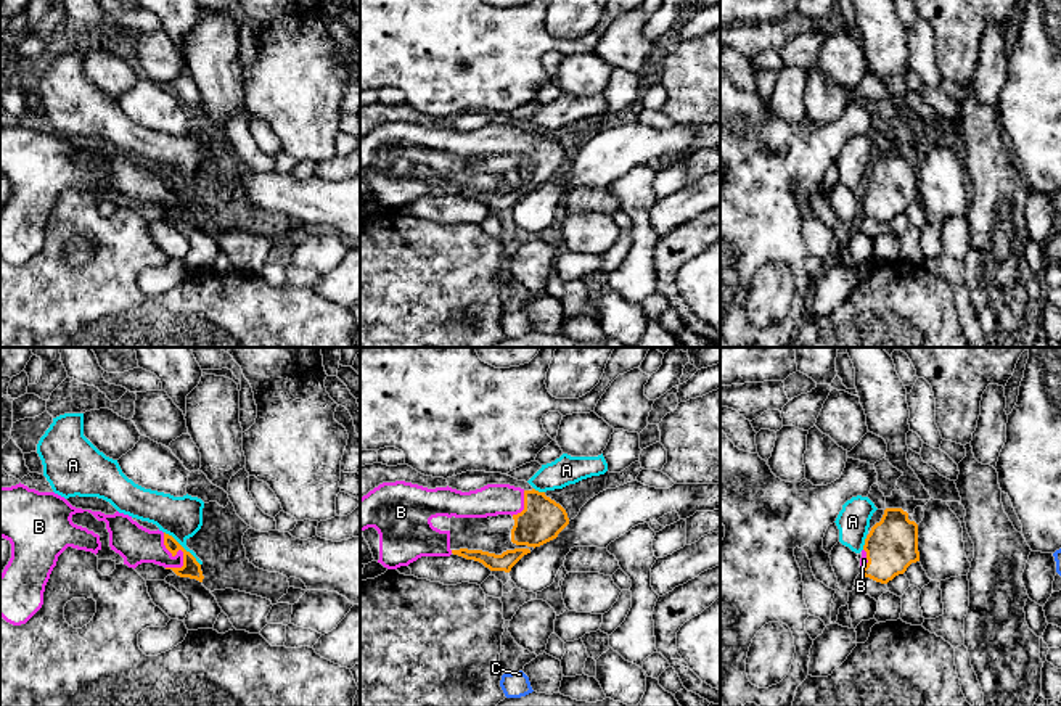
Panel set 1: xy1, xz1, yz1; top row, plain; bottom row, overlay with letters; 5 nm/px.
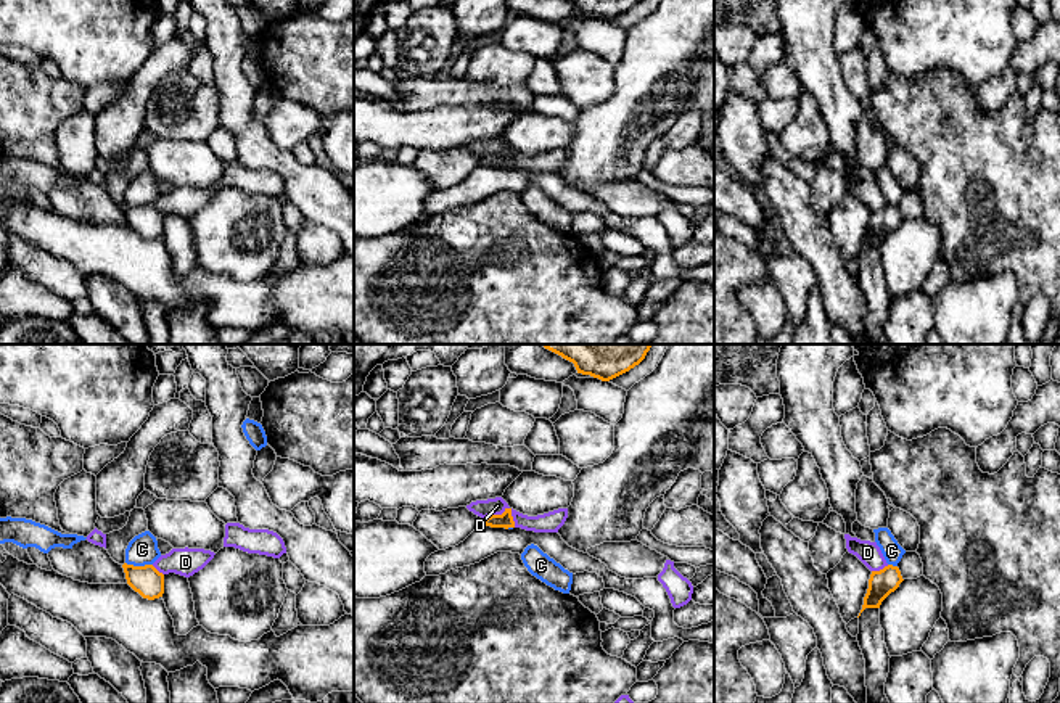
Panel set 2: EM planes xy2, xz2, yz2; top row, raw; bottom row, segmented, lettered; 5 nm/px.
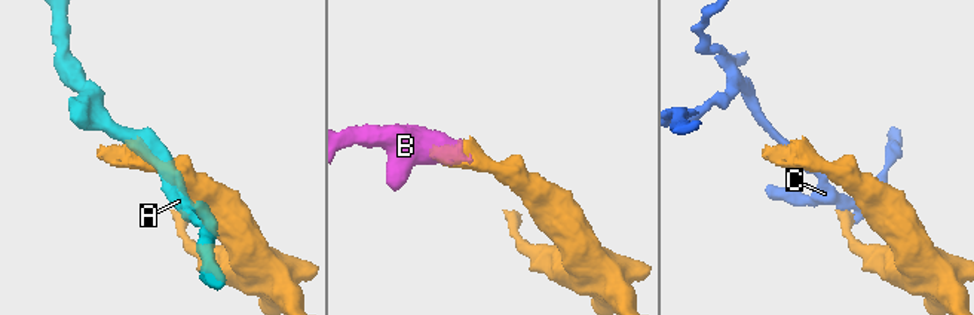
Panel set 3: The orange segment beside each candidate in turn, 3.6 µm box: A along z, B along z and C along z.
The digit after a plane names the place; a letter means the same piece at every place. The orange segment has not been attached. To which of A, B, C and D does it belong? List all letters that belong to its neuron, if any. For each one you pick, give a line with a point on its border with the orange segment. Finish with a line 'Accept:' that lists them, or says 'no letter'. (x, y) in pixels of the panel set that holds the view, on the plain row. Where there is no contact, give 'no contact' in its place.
B: contact xy1 (176, 193)
Accept: B

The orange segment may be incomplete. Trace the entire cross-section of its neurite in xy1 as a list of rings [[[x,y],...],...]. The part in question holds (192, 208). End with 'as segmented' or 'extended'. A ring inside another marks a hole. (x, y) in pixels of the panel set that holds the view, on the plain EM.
[[[164,172],[164,185],[172,193],[172,196],[177,195],[178,190],[183,191],[183,206],[182,207],[166,207],[172,209],[180,217],[190,217],[203,222],[204,215],[201,211],[201,204],[196,201],[196,198],[186,191],[172,175]]]; as segmented

